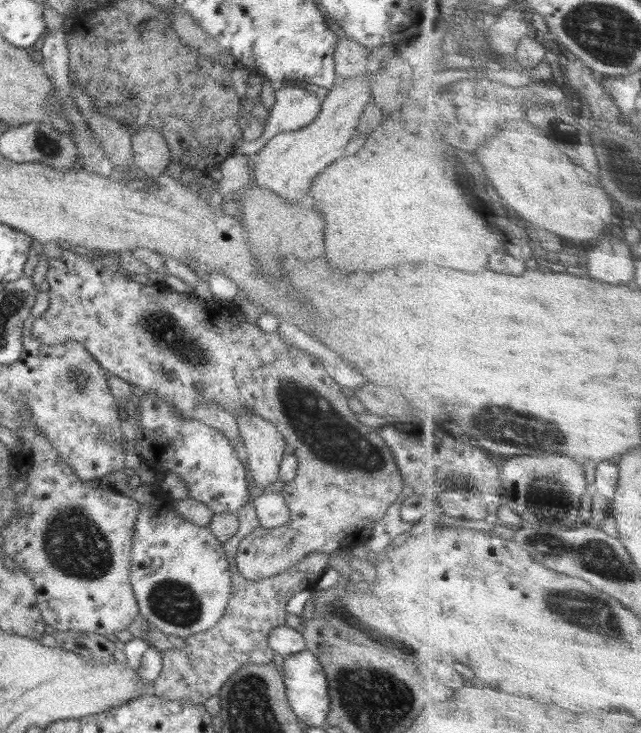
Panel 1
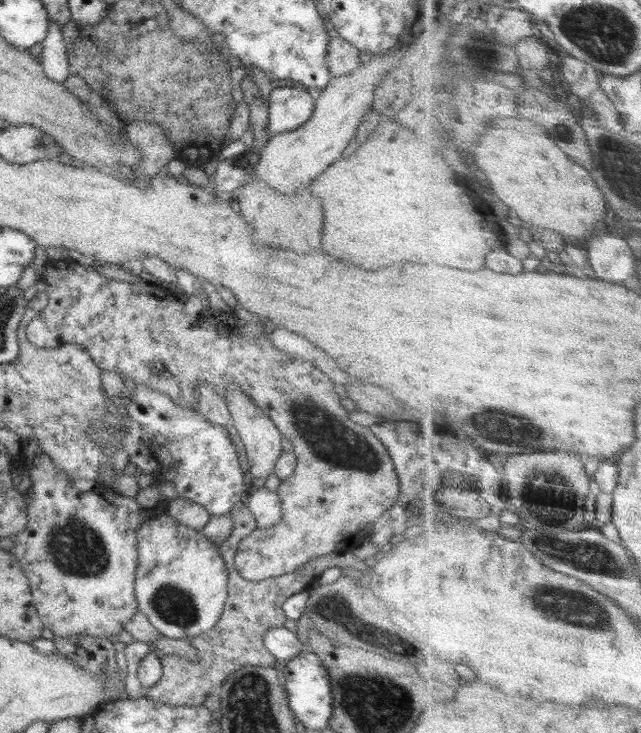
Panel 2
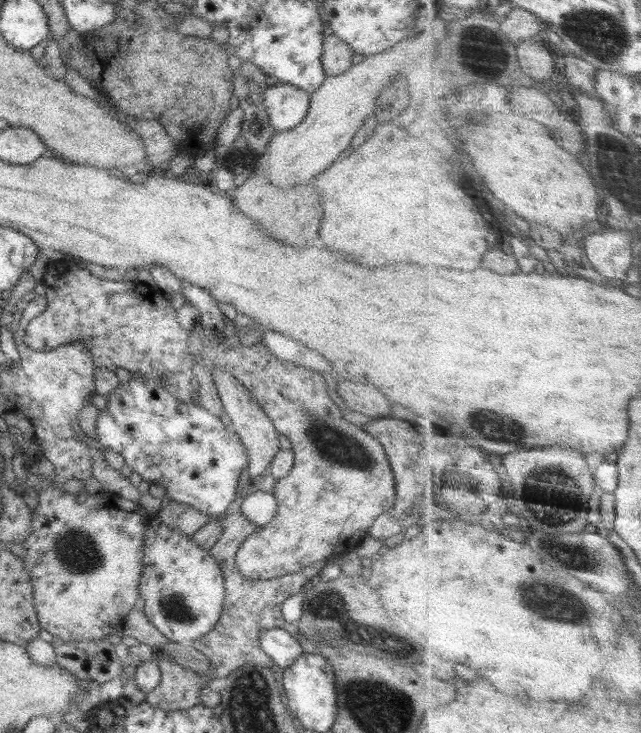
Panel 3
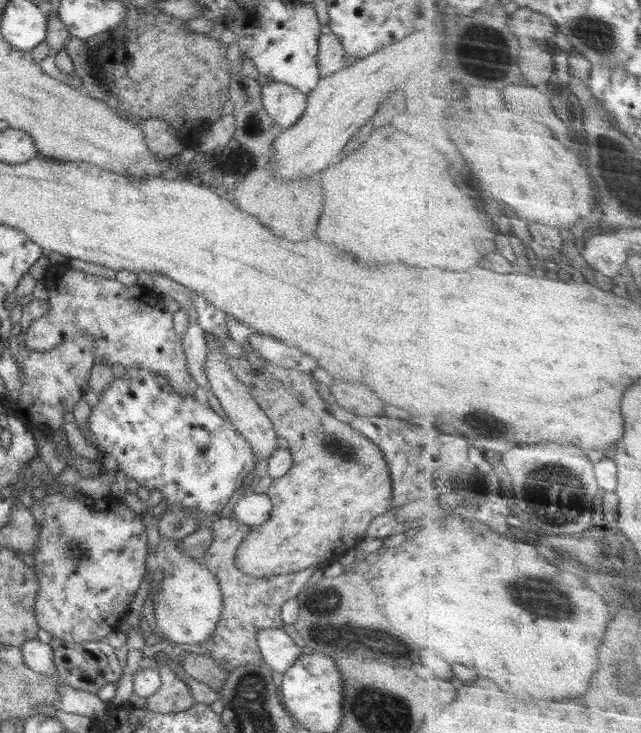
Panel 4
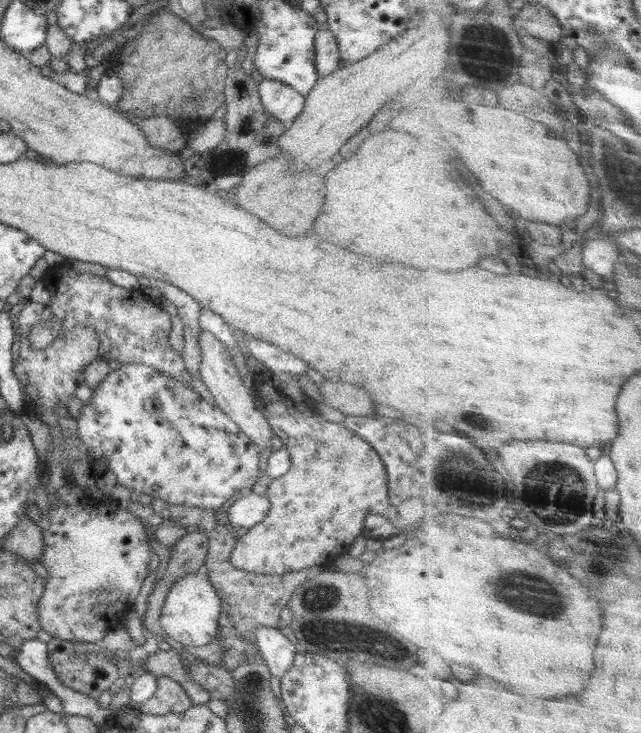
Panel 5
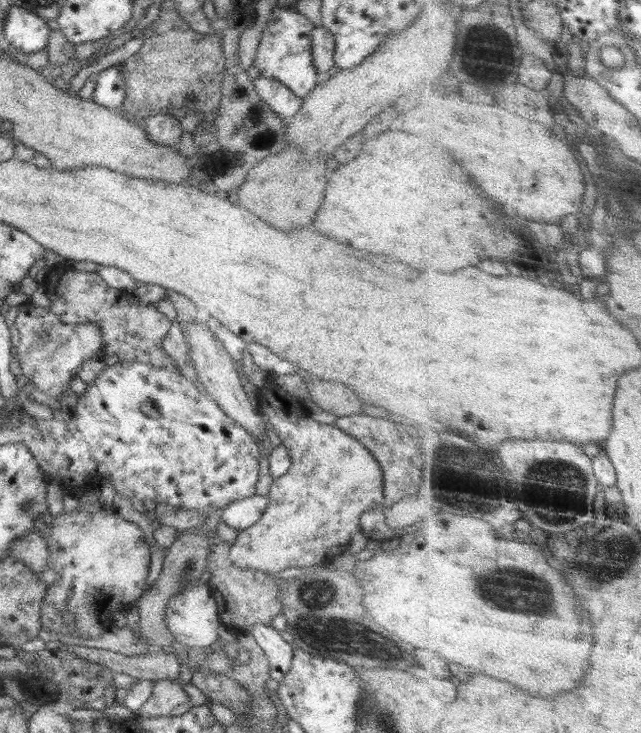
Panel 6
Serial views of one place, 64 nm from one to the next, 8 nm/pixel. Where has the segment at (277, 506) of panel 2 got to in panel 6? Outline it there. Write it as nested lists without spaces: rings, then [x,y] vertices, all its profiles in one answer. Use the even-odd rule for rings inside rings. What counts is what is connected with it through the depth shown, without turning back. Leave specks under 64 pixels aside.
[[[255,493],[254,496],[230,503],[223,510],[221,520],[240,532],[256,524],[267,506],[268,496]]]

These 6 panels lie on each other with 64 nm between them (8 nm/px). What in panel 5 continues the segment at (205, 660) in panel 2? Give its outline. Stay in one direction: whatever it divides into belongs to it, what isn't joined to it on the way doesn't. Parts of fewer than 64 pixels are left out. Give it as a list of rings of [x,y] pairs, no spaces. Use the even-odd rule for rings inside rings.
[[[169,505],[164,515],[165,518],[174,518],[180,522],[197,522],[204,535],[208,537],[209,548],[204,558],[203,570],[209,576],[214,590],[218,592],[218,597],[222,600],[222,612],[218,621],[220,629],[216,639],[222,638],[222,658],[221,666],[228,672],[234,671],[239,665],[249,663],[260,658],[260,653],[256,653],[255,630],[257,626],[269,626],[278,628],[280,613],[288,600],[305,583],[306,578],[312,575],[310,569],[290,572],[282,575],[262,575],[250,574],[246,570],[239,570],[231,564],[231,554],[236,541],[243,535],[243,528],[220,525],[211,510],[198,507],[188,507],[184,505]],[[249,651],[252,656],[243,658],[242,654]],[[166,676],[158,677],[157,681],[156,692],[140,704],[139,710],[144,714],[183,713],[193,705],[180,683]]]

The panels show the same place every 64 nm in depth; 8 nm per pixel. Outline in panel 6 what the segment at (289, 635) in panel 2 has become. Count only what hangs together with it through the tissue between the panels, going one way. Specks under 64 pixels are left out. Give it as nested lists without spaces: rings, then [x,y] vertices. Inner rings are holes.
[[[253,624],[251,635],[267,656],[270,679],[277,681],[284,679],[290,671],[295,647],[282,639],[278,630],[270,624]]]

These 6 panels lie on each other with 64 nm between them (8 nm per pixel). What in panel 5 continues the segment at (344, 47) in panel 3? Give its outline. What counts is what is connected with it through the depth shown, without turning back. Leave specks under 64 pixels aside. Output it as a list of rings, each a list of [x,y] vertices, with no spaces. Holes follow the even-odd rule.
[[[327,29],[315,34],[314,51],[315,64],[319,77],[326,77],[340,70],[342,58],[338,51],[337,38]]]

